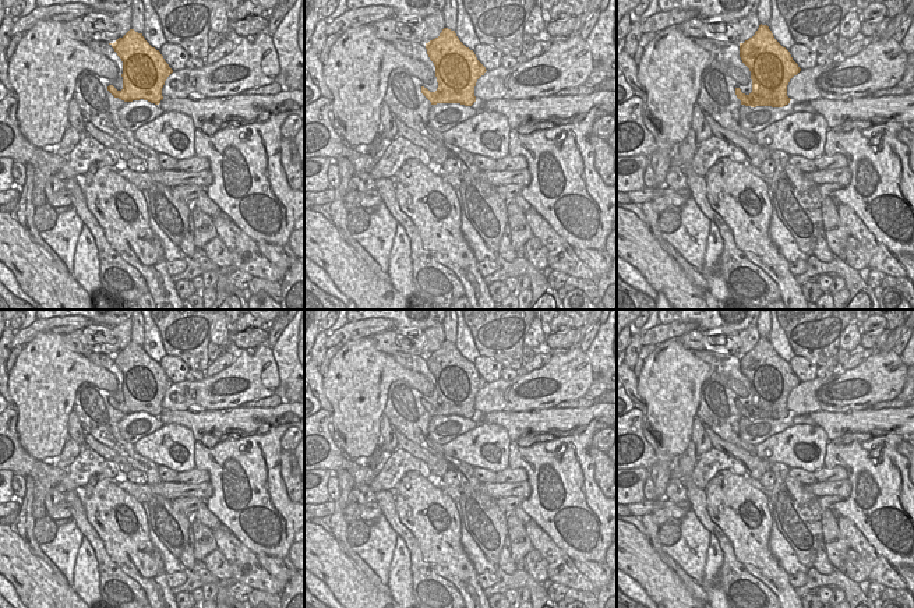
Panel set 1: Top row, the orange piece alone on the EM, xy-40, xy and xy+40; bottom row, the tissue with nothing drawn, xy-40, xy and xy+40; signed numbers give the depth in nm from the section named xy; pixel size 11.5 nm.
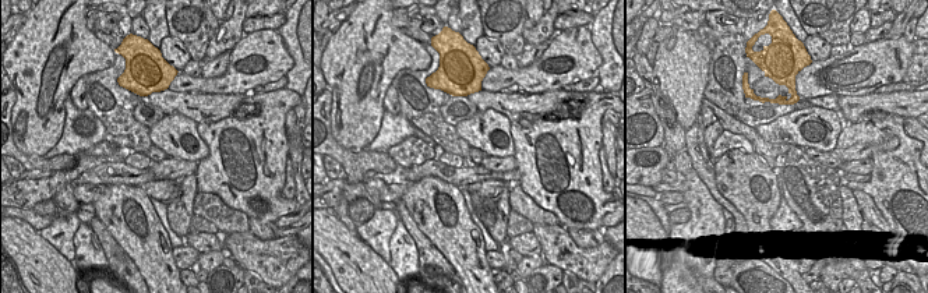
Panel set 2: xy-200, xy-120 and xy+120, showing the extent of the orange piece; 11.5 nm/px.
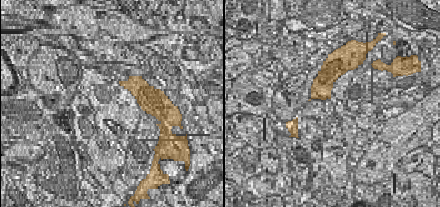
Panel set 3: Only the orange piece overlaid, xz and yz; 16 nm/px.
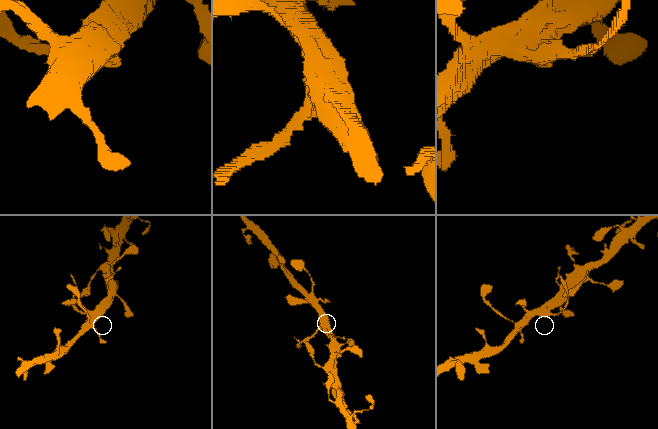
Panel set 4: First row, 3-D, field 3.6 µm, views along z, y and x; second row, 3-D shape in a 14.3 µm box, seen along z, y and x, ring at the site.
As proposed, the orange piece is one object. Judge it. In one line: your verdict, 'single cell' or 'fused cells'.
fused cells

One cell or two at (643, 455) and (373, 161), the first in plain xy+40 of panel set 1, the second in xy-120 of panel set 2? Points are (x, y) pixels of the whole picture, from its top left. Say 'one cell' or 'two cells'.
one cell

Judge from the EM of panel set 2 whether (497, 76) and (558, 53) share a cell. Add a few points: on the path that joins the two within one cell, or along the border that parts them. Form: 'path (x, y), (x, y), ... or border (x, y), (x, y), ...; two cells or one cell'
path (512, 77), (525, 77), (543, 59); one cell

